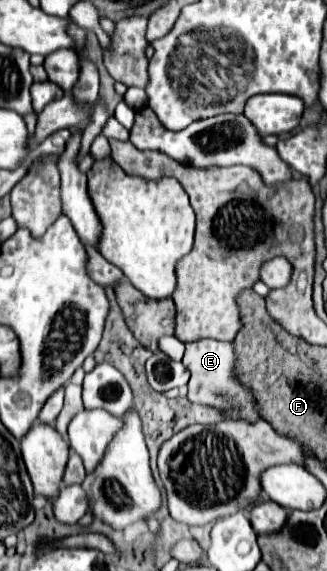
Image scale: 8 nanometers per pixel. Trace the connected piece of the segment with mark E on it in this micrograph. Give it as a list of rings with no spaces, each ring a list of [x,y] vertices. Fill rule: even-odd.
[[[198,339],[192,343],[186,343],[186,353],[182,363],[188,367],[190,381],[188,381],[188,399],[192,403],[202,403],[202,405],[212,405],[222,411],[226,411],[234,419],[246,419],[250,423],[258,421],[258,411],[254,405],[254,397],[248,389],[244,389],[238,379],[232,375],[234,369],[234,345],[226,341],[216,341],[216,339]]]

